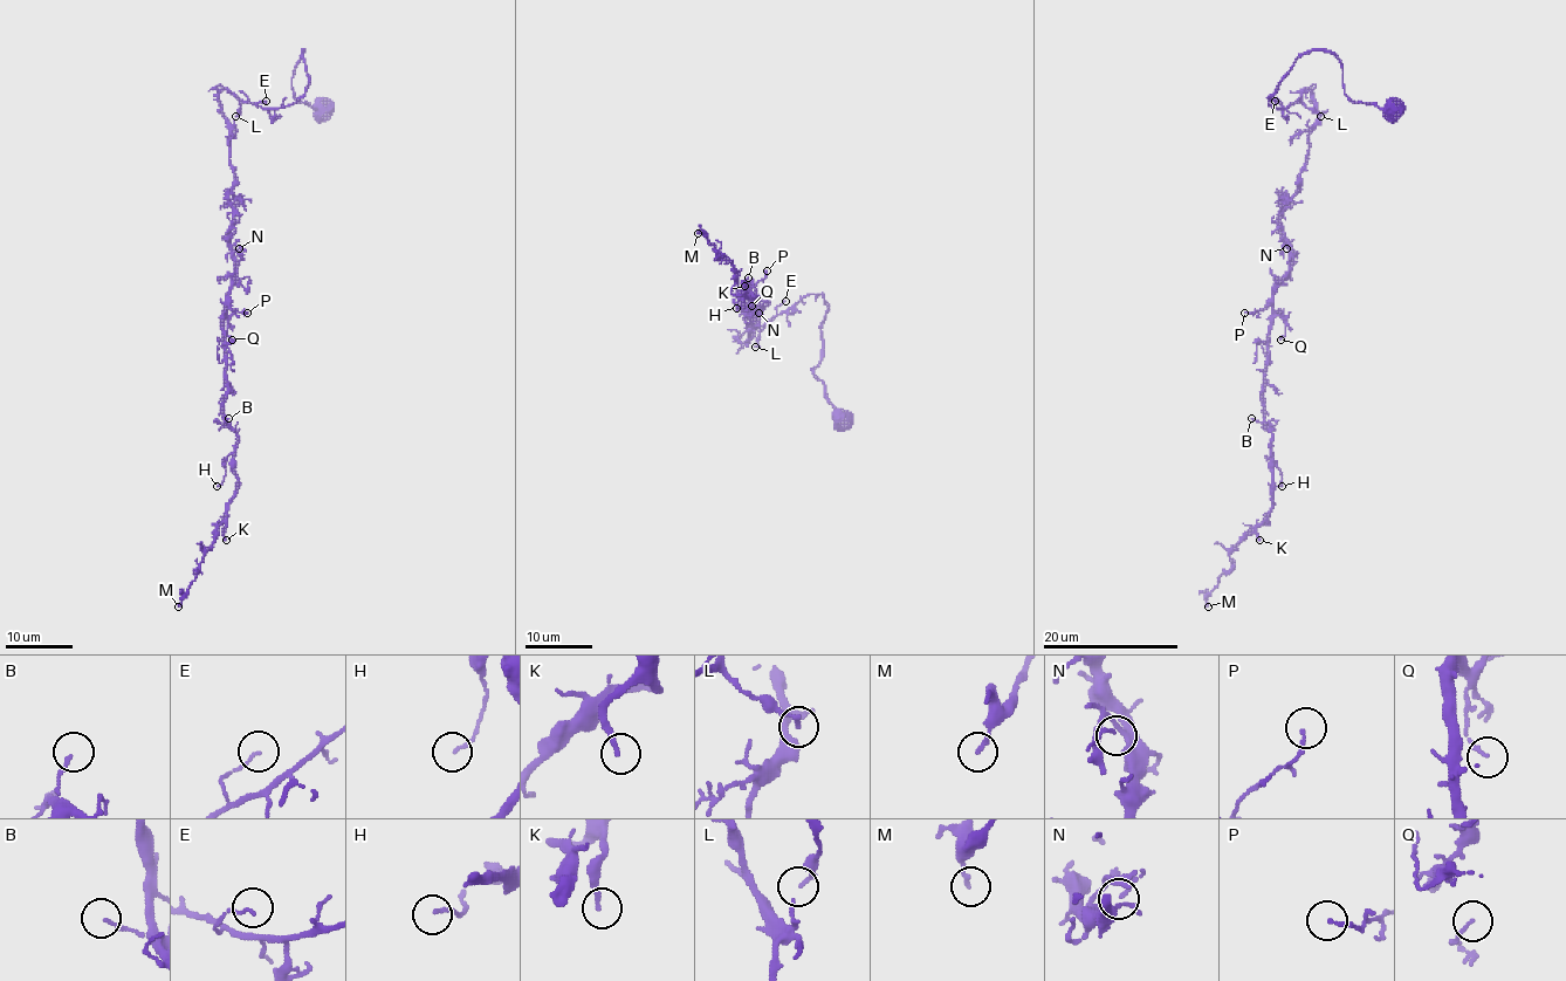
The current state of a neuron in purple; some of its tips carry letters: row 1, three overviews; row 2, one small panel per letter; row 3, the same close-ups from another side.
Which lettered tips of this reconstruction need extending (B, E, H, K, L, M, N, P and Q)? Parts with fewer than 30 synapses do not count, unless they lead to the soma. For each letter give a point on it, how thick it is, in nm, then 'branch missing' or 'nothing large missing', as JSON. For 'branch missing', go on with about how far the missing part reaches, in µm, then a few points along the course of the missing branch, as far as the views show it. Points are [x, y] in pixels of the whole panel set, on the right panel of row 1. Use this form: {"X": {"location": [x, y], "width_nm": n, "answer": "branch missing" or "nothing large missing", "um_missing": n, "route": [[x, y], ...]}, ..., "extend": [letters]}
{"B": {"location": [1251, 418], "width_nm": 110, "answer": "nothing large missing"}, "E": {"location": [1275, 101], "width_nm": 110, "answer": "nothing large missing"}, "H": {"location": [1282, 486], "width_nm": 110, "answer": "nothing large missing"}, "K": {"location": [1259, 540], "width_nm": 170, "answer": "nothing large missing"}, "L": {"location": [1320, 116], "width_nm": 90, "answer": "nothing large missing"}, "M": {"location": [1208, 606], "width_nm": 150, "answer": "nothing large missing"}, "N": {"location": [1286, 248], "width_nm": 100, "answer": "nothing large missing"}, "P": {"location": [1244, 313], "width_nm": 130, "answer": "nothing large missing"}, "Q": {"location": [1281, 340], "width_nm": 120, "answer": "nothing large missing"}, "extend": []}

